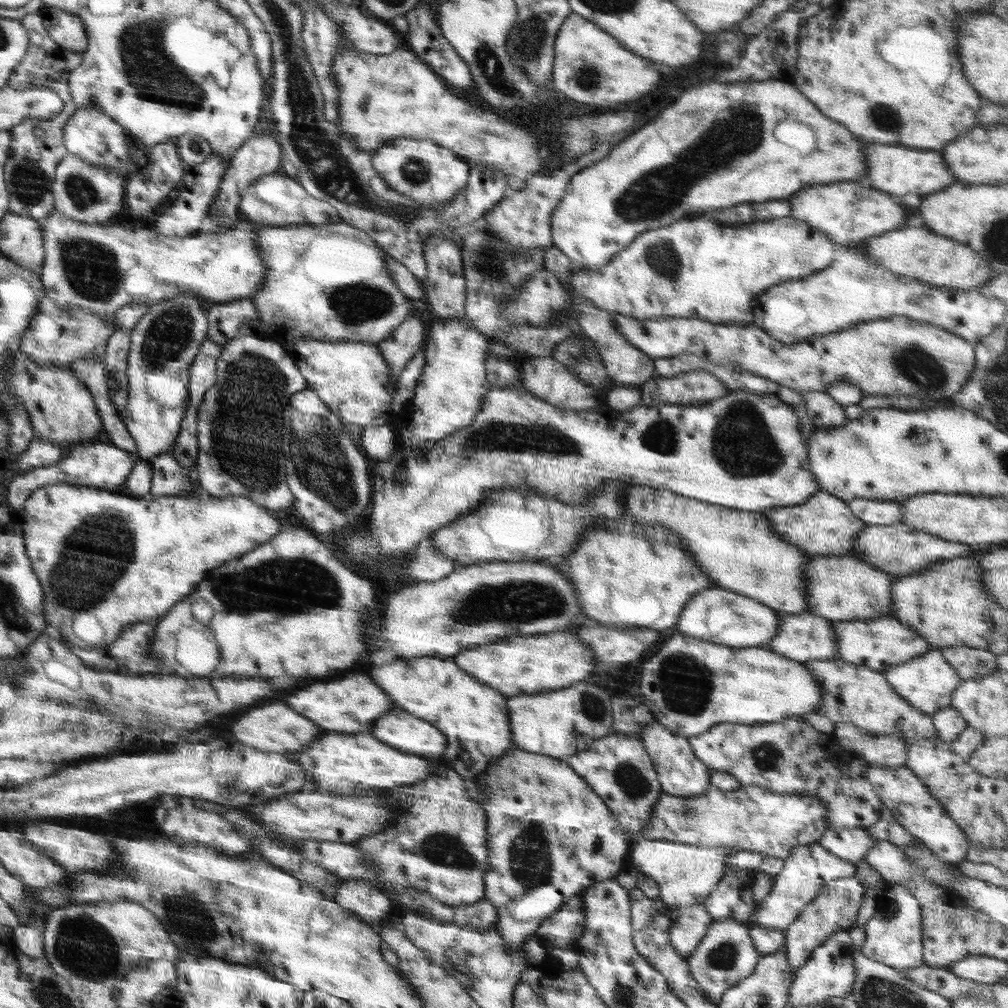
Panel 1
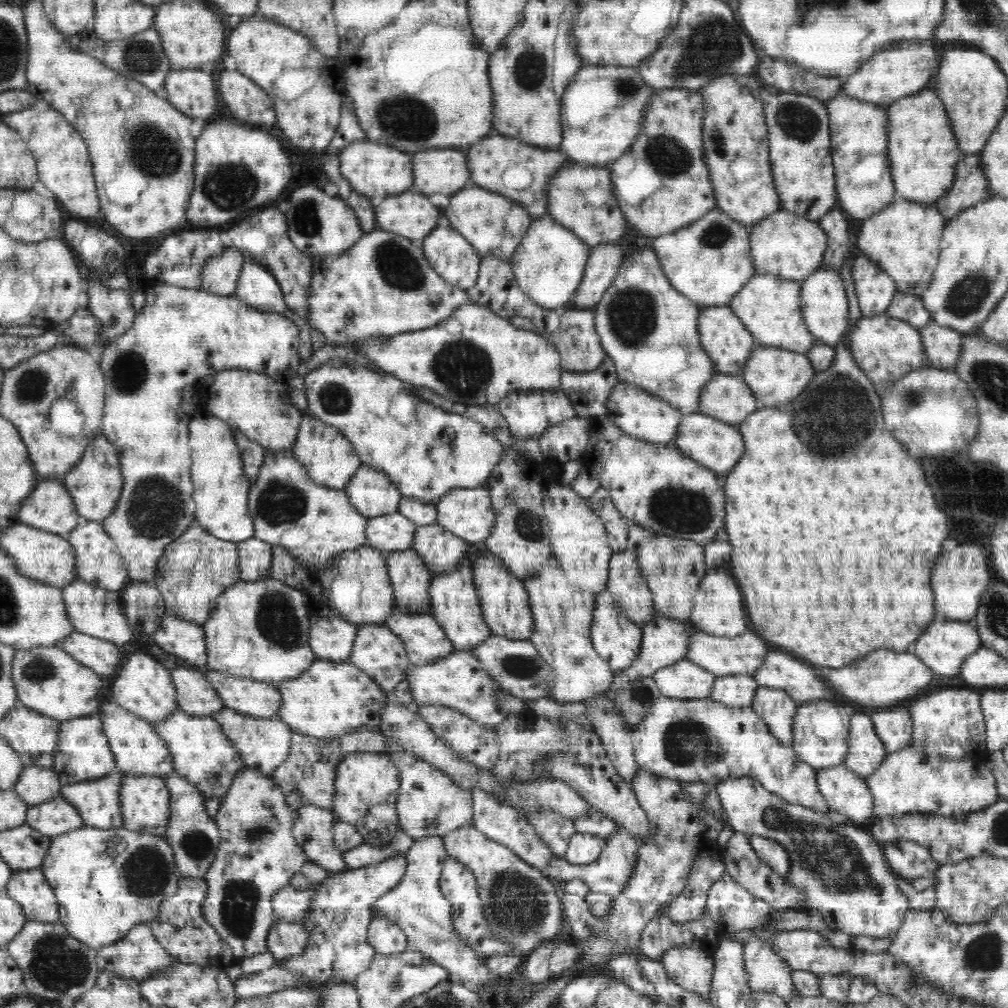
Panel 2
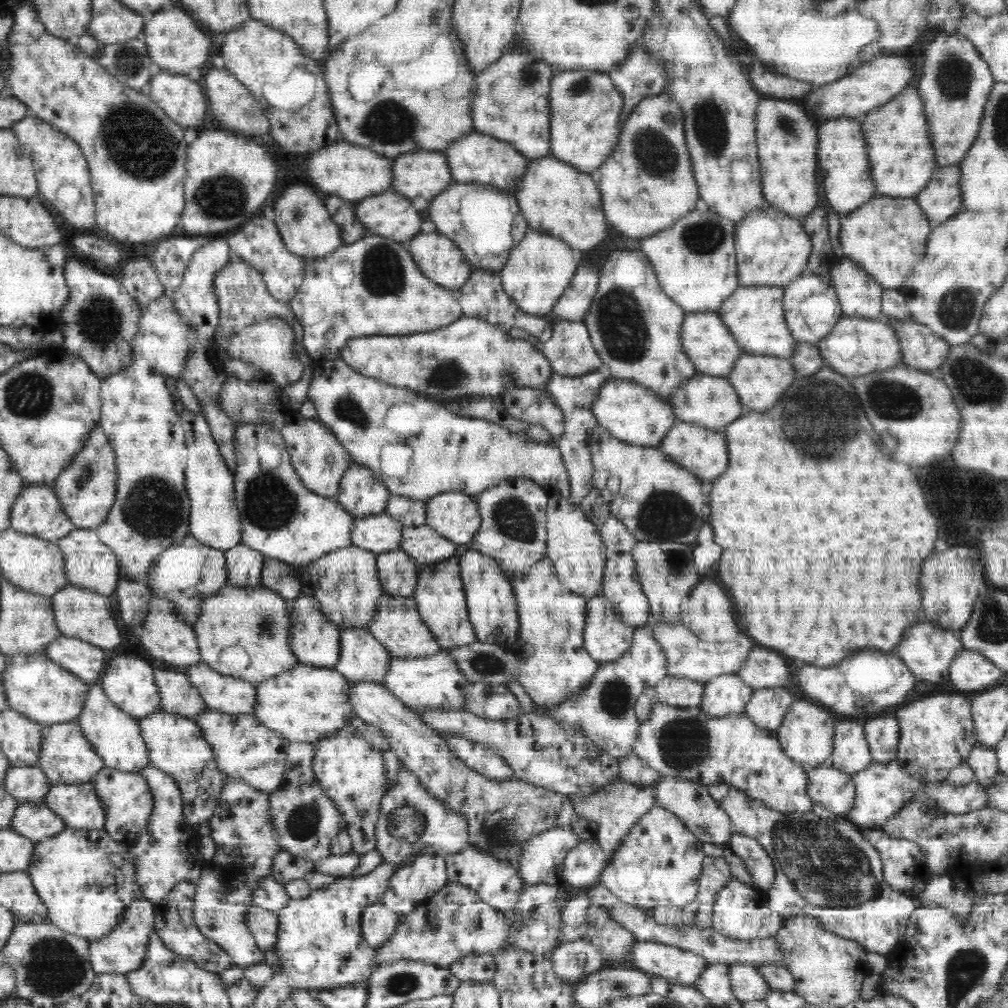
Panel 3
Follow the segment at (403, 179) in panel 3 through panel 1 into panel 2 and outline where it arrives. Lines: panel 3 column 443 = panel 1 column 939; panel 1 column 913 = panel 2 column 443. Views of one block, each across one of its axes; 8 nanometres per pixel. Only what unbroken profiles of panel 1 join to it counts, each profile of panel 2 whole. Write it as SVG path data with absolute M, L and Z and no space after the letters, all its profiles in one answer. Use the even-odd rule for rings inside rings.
M435 148L415 153L412 160L414 182L410 191L425 195L442 193L452 195L470 184L470 171L468 171L468 155L461 148Z

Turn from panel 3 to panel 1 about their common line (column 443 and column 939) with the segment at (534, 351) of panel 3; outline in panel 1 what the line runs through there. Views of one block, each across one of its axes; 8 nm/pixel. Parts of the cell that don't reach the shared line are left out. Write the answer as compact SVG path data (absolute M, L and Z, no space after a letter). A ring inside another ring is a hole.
M612 316L617 332L654 360L690 353L715 364L738 364L747 372L776 381L800 394L827 391L834 383L846 381L860 387L862 396L902 395L938 402L940 398L958 394L975 368L973 343L929 323L915 323L903 317L857 323L838 333L789 346L772 340L754 324L711 324L691 317L640 321Z

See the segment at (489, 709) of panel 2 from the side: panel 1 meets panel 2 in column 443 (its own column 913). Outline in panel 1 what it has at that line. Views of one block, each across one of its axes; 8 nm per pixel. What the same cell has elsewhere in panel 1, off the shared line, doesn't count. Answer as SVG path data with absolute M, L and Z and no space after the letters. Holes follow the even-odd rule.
M938 648L928 650L928 652L904 662L904 664L896 664L896 666L892 666L892 668L888 668L882 673L886 677L887 683L896 693L906 699L913 707L929 715L950 707L952 692L963 681L960 675L954 671L952 665L944 659L941 649Z

